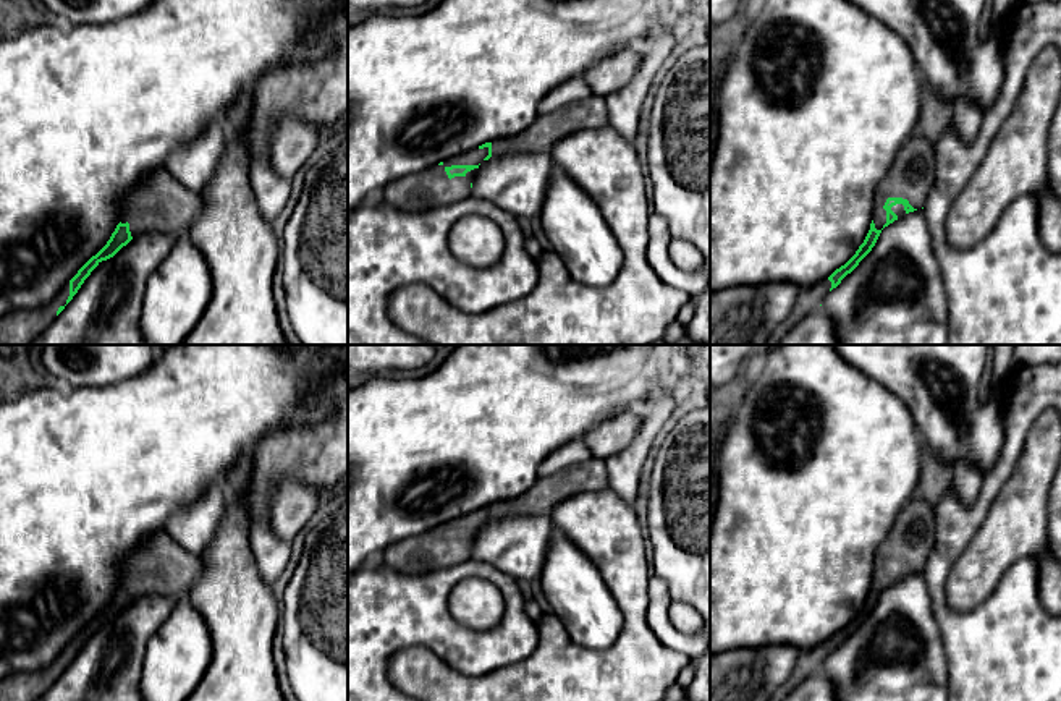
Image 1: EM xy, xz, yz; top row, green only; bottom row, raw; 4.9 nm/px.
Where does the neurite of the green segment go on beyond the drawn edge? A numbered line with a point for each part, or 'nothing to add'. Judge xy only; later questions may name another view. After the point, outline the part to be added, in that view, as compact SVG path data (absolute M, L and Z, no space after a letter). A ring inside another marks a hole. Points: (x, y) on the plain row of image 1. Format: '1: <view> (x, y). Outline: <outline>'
1: xy (23, 685). Outline: M70 644L57 659L39 672L16 672L0 680L0 701L36 701L57 680L60 669L66 667L70 659Z

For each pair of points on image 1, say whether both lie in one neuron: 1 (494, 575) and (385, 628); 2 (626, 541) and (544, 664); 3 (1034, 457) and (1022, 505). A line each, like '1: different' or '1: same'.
1: same
2: same
3: same

